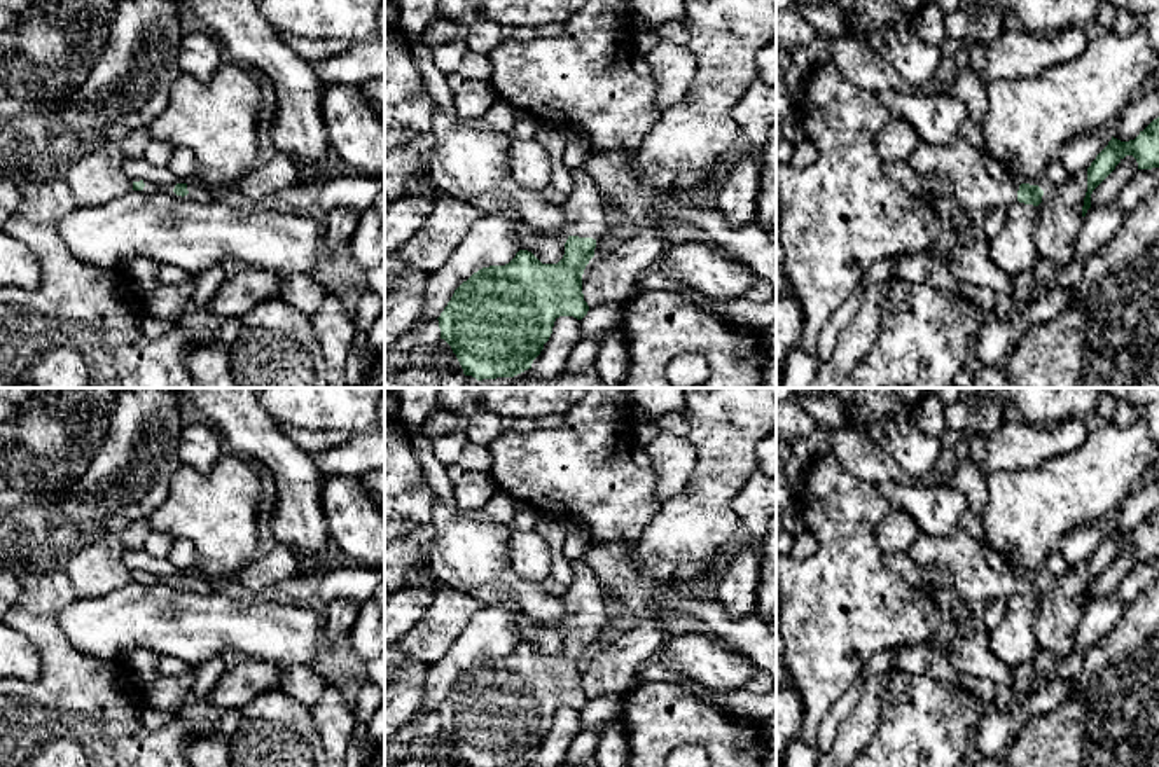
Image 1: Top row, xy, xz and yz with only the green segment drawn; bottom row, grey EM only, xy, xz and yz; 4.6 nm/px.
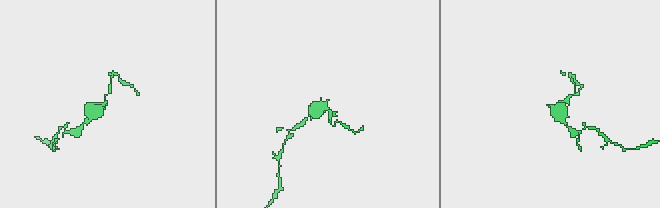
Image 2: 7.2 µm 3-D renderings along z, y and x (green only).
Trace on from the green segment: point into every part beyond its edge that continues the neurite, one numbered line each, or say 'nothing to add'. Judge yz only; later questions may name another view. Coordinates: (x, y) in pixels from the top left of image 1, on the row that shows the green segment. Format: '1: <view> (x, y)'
1: yz (974, 187)

